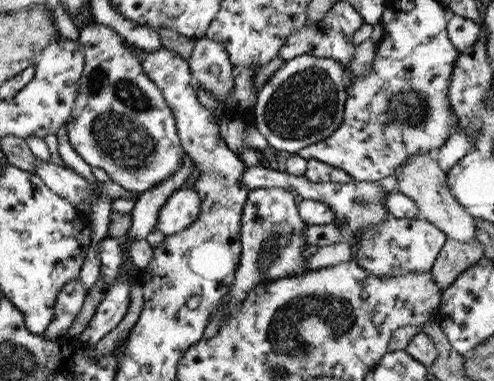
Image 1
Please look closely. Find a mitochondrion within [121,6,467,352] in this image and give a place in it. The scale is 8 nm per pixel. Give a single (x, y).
(304, 106)

